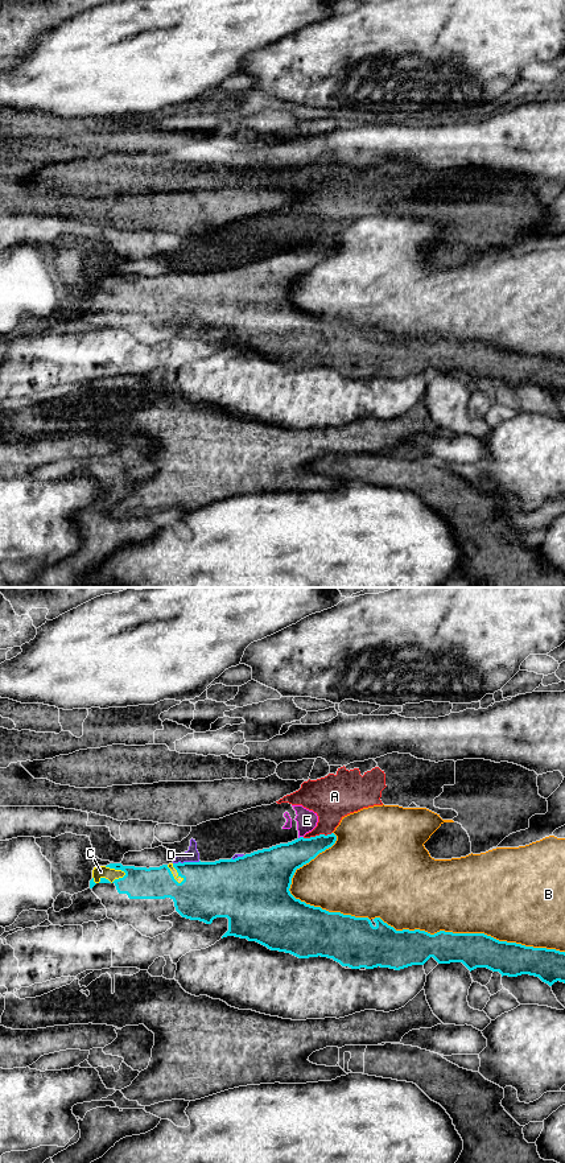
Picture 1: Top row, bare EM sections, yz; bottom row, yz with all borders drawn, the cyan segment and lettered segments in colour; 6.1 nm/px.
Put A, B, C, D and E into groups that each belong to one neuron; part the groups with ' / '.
A D E / B / C

